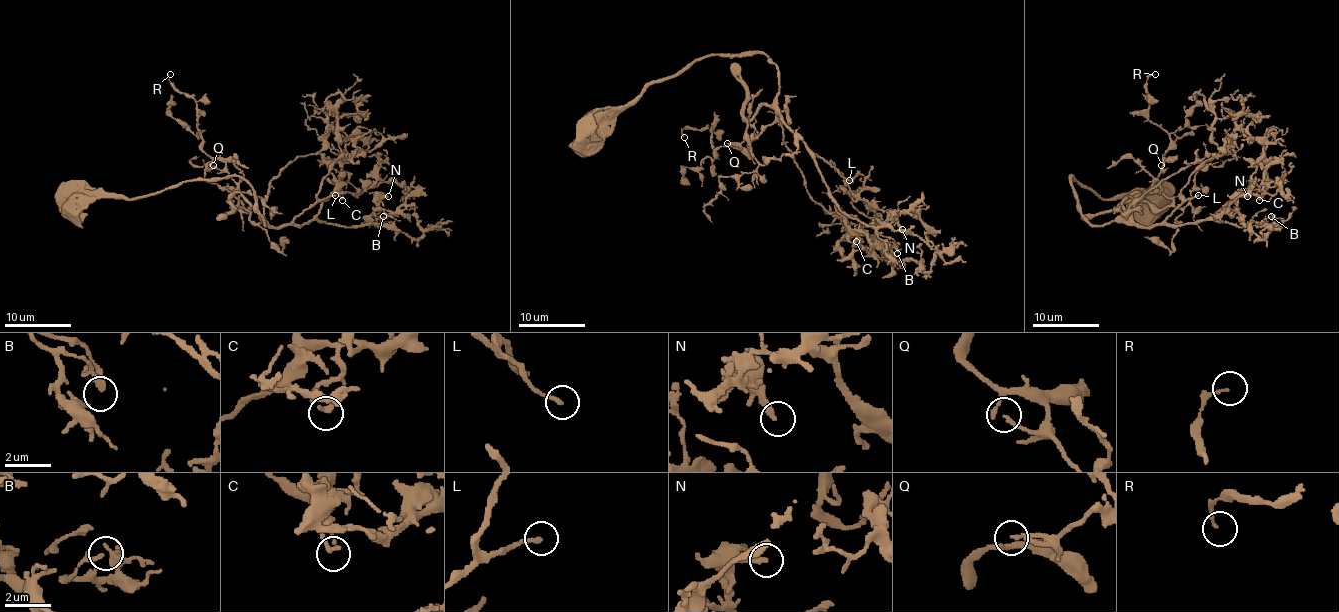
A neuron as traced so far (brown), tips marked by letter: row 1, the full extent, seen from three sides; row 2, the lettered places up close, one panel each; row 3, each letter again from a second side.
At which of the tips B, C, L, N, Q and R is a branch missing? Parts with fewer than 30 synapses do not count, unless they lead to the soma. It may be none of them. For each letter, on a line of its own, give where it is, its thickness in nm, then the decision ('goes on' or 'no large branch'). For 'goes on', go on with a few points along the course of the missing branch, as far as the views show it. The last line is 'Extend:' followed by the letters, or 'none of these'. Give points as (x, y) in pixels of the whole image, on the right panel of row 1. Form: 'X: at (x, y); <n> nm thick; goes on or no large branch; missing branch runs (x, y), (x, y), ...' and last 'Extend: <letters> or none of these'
B: at (1271, 216); 140 nm thick; no large branch
C: at (1259, 200); 240 nm thick; no large branch
L: at (1198, 195); 180 nm thick; goes on; missing branch runs (1198, 195), (1233, 163), (1216, 142)
N: at (1247, 196); 240 nm thick; no large branch
Q: at (1161, 165); 160 nm thick; no large branch
R: at (1155, 74); 110 nm thick; no large branch
Extend: L

